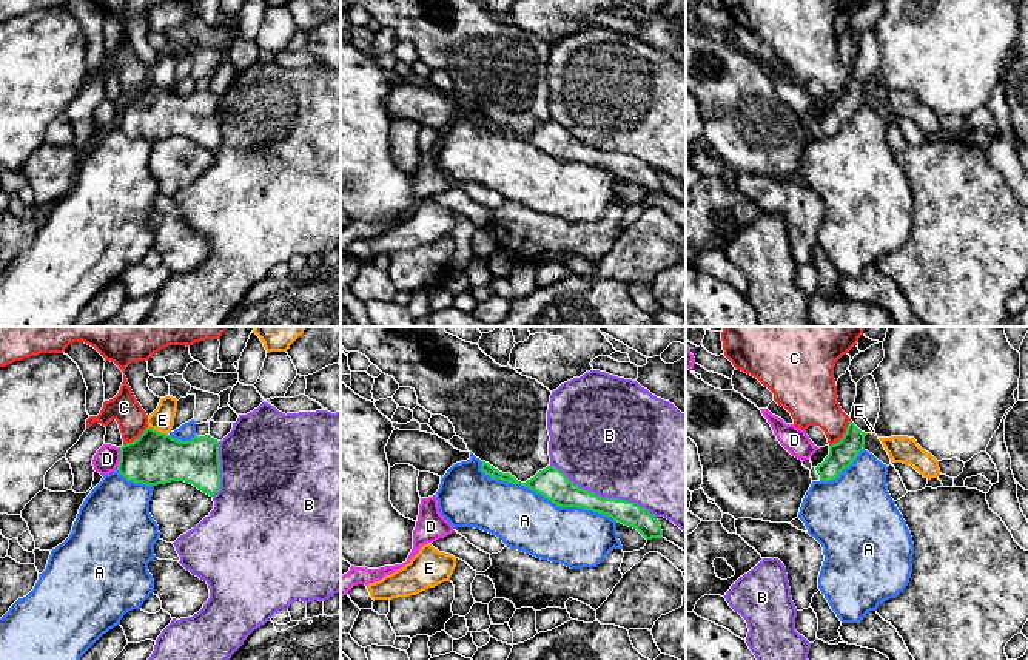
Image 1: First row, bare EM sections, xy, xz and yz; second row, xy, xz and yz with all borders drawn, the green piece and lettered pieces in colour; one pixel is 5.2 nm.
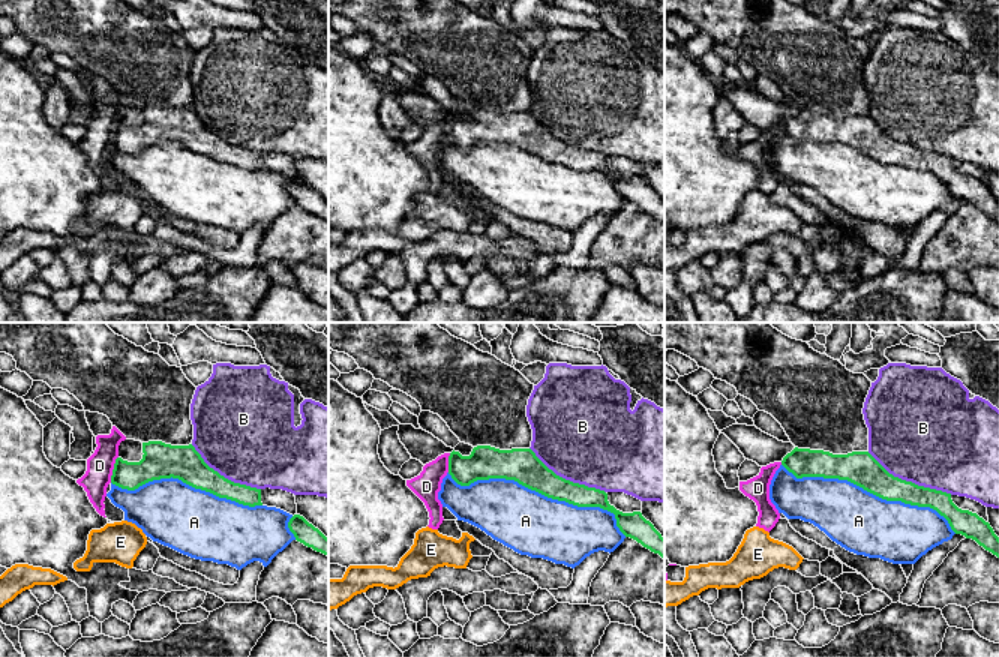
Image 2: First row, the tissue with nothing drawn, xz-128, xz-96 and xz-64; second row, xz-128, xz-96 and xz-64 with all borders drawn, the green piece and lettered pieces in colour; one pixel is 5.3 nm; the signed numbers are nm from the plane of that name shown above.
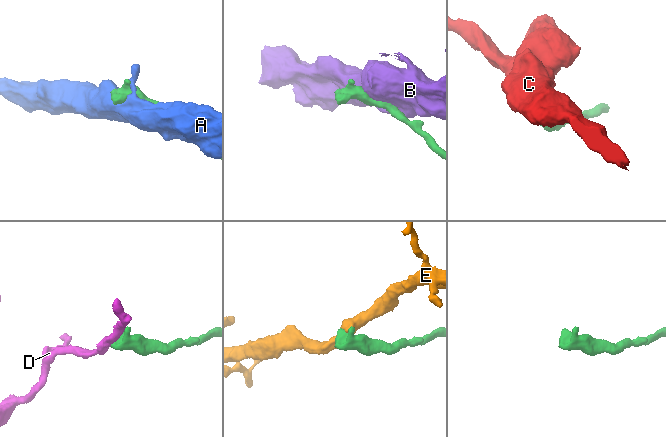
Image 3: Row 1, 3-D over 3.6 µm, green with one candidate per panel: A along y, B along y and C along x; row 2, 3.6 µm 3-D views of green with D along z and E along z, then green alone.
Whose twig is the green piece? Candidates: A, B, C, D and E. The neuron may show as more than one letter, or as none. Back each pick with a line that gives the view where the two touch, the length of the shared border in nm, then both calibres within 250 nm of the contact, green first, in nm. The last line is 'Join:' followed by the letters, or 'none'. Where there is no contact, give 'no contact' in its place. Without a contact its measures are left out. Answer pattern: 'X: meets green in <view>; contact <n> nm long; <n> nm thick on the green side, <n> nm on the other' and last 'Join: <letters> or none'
Join: none

